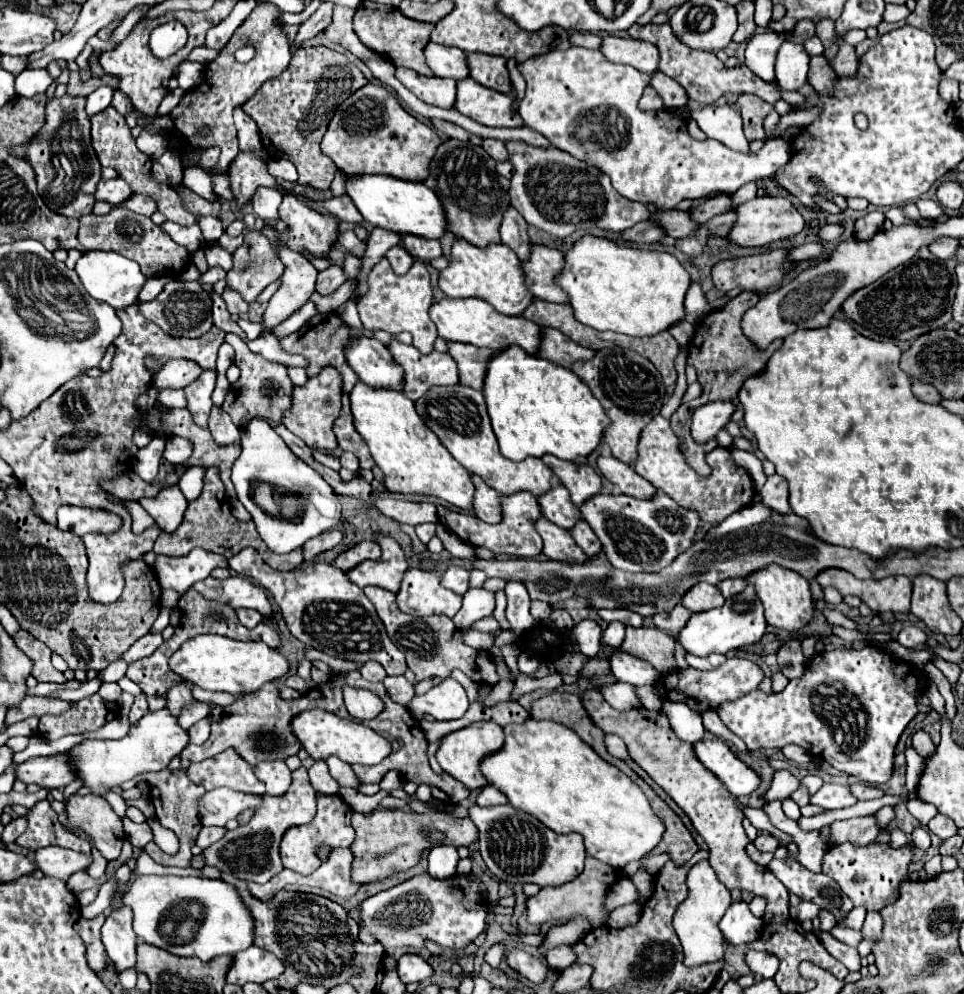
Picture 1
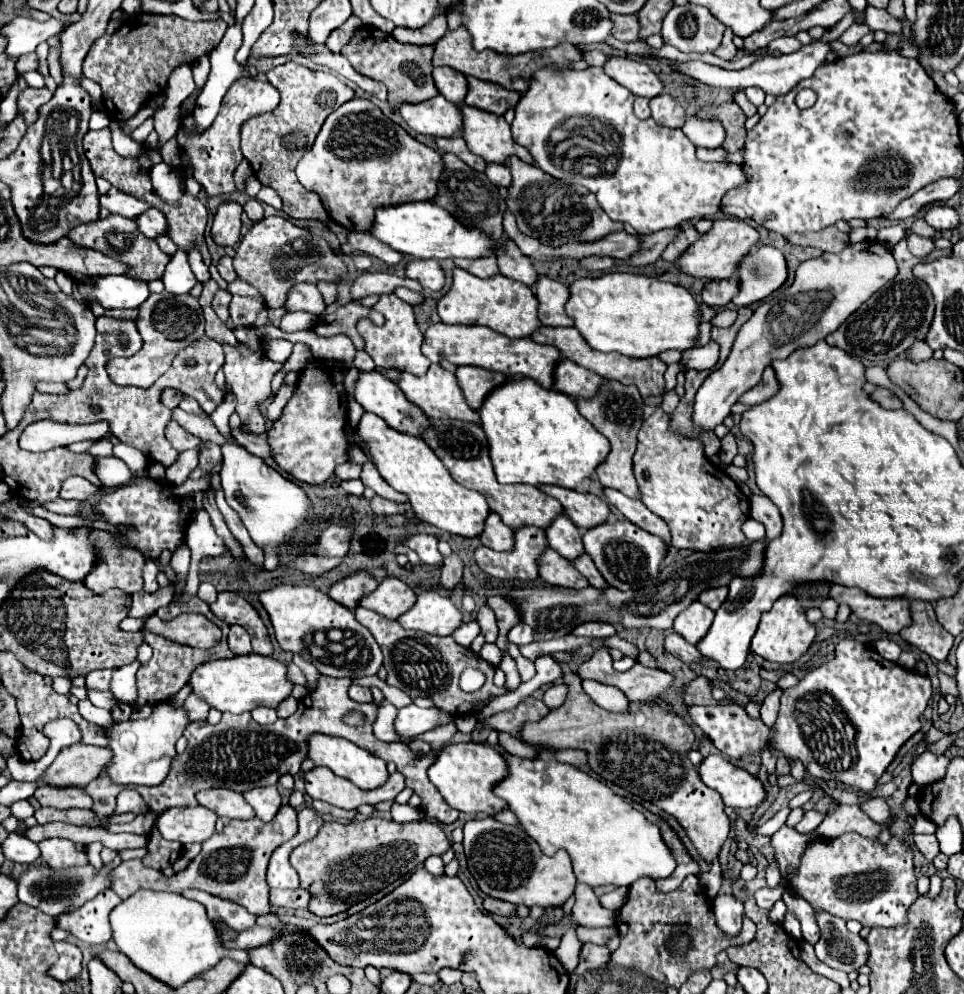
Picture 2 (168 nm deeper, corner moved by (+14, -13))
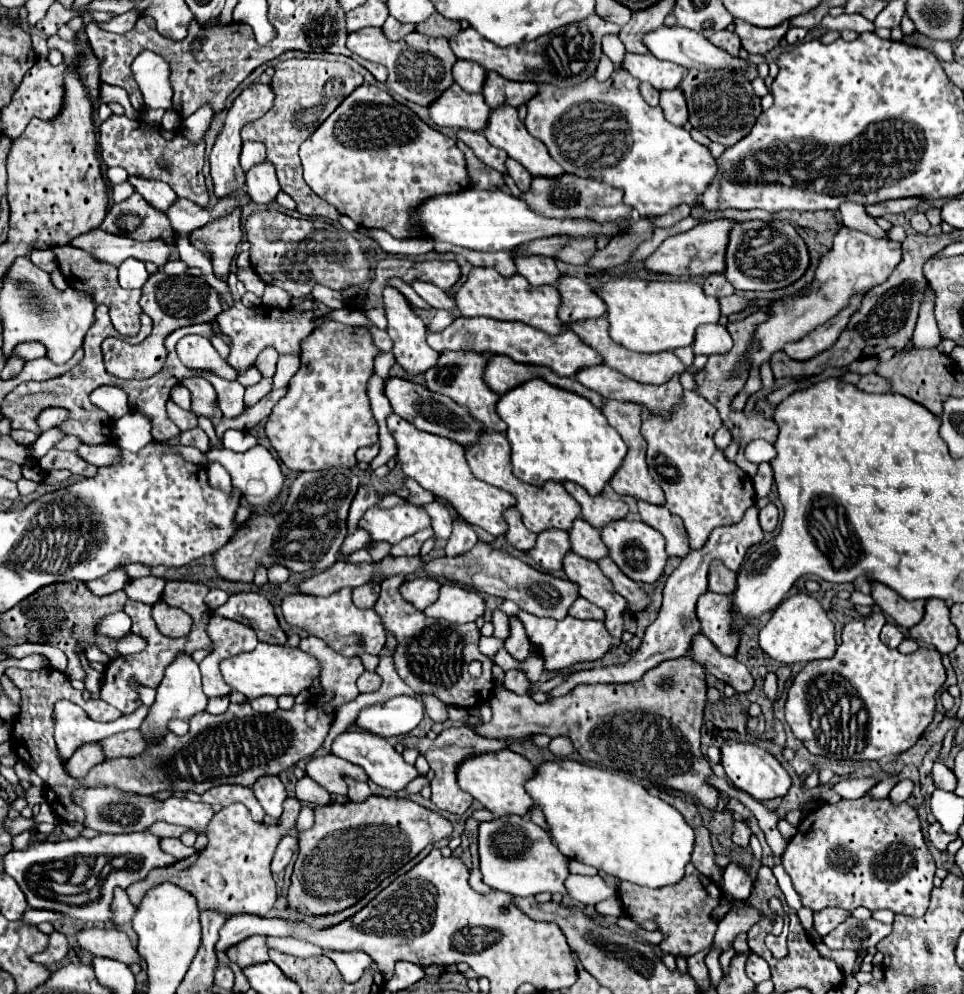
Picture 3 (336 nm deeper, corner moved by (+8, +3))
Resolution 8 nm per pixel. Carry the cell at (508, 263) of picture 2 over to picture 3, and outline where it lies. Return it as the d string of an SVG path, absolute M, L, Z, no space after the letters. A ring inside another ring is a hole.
M515 254L515 266L521 276L525 276L533 286L541 284L555 284L559 280L561 272L555 266L555 260L547 256L521 256Z

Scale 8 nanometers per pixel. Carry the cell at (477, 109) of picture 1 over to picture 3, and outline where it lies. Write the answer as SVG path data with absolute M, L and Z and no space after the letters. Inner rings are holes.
M503 104L503 106L495 108L495 110L491 110L487 126L483 128L483 134L489 140L489 144L505 150L509 158L521 162L533 176L559 176L559 174L563 174L563 168L559 168L559 164L555 164L555 160L551 160L545 144L539 142L539 140L535 140L527 132L527 128L523 126L521 118L517 116L517 108L509 106L509 104Z

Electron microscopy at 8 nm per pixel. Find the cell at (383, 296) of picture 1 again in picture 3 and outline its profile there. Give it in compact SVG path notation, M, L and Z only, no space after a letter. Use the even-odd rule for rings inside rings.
M387 286L387 288L383 290L383 302L385 302L385 316L387 316L387 322L389 322L387 334L389 334L389 338L393 340L393 354L395 354L395 358L397 358L397 362L399 362L409 374L421 374L421 372L425 372L427 368L435 366L435 360L439 358L439 354L437 354L431 346L427 346L427 340L425 340L427 328L425 328L423 320L421 320L421 318L415 314L415 310L411 308L409 300L407 300L397 288Z

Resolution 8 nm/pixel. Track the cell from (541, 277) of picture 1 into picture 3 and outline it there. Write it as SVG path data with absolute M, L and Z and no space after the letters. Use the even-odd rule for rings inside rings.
M561 276L557 280L557 290L561 294L559 306L559 320L561 322L575 322L605 316L605 304L599 302L595 292L587 282L577 276Z

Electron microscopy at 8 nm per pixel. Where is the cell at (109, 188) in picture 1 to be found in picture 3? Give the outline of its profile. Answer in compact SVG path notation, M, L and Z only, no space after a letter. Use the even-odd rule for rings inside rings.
M129 176L129 184L135 188L135 192L139 192L157 210L169 208L177 198L177 194L171 190L171 186L165 182L159 182L159 180L143 180L143 178Z

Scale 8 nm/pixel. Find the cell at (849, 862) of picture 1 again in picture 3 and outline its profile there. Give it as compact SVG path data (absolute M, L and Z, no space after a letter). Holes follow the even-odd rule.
M869 796L841 800L839 804L821 804L817 810L809 812L797 826L797 834L789 840L789 846L781 856L781 864L791 876L803 906L813 912L827 906L837 906L847 912L857 906L865 906L869 910L887 908L899 914L923 916L929 906L935 876L935 862L923 840L915 808L905 802L893 806L887 798L873 800Z

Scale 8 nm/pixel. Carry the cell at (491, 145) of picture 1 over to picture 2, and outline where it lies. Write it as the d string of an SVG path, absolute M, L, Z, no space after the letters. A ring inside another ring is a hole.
M487 164L485 174L487 174L487 178L491 180L491 184L495 184L495 186L509 188L509 184L511 184L511 172L509 172L507 166L501 166L501 164Z

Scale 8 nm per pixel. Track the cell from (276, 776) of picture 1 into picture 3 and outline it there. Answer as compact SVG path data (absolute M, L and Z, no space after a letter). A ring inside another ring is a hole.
M261 776L253 784L253 792L255 792L257 800L261 802L263 810L267 812L267 816L271 816L271 818L281 816L283 802L287 798L287 790L279 776Z

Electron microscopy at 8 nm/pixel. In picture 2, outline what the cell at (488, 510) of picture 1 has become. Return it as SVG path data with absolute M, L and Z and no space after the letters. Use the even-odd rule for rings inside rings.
M491 512L487 522L485 522L485 532L481 534L481 544L497 550L497 552L505 552L505 550L513 550L513 530L509 526L503 524L503 520Z

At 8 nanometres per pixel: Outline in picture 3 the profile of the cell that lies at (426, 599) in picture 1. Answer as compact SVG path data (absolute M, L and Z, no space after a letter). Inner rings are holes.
M443 584L439 590L439 598L429 604L423 612L429 618L449 620L453 624L475 622L485 610L483 596L471 590L465 590L457 584Z

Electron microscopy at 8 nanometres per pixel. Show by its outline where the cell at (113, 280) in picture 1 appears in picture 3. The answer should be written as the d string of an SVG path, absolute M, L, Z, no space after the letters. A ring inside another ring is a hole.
M135 258L125 260L119 266L119 284L123 288L141 288L147 282L147 278L149 278L149 274L145 270L145 264Z

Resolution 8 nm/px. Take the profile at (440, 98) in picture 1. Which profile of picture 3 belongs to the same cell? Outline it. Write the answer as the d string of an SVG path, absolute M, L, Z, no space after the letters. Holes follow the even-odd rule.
M451 84L437 100L427 106L427 110L429 118L437 126L467 130L483 130L483 124L487 124L487 116L491 112L481 94L463 92L463 88L457 84Z

